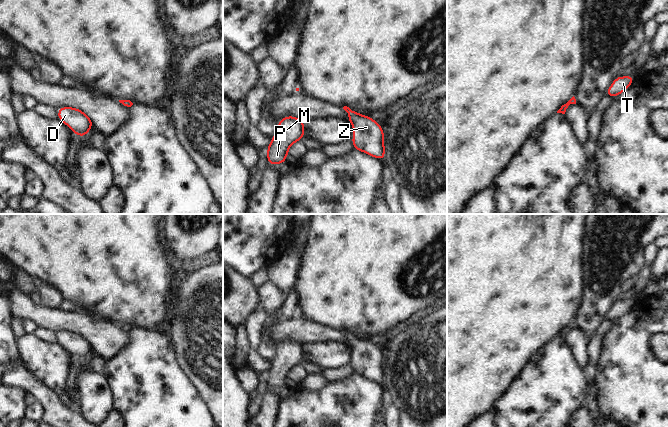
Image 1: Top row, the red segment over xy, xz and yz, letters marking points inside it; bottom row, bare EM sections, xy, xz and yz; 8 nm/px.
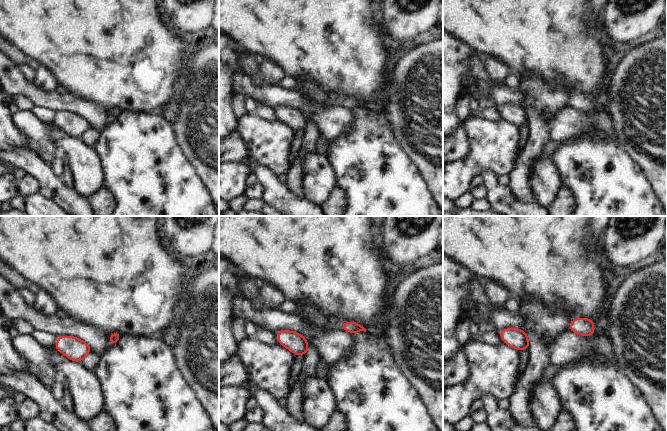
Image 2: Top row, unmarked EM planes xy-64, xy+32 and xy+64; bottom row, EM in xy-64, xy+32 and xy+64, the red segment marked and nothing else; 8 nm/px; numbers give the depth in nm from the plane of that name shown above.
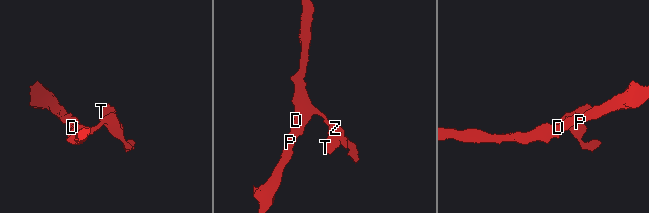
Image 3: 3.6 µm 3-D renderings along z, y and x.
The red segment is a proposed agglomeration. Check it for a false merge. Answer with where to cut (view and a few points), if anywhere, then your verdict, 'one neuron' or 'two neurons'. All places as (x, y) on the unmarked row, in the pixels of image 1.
no cut; one neuron

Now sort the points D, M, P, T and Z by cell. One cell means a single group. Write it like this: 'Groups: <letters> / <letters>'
Groups: D M P T Z

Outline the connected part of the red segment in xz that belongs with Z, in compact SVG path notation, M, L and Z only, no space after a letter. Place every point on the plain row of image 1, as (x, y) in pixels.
M344 330L343 333L348 337L349 346L354 352L354 360L352 362L354 373L385 385L382 351L370 340L358 338L347 330Z

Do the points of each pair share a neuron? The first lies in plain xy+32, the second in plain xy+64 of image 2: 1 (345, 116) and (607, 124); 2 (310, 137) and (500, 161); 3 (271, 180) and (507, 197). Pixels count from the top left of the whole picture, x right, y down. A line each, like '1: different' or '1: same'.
1: same
2: different
3: same

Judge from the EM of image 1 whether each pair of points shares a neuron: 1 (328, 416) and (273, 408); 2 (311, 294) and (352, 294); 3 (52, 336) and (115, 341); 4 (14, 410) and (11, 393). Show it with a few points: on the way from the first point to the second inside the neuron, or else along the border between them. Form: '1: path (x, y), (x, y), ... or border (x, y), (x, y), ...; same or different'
1: border (282, 401), (277, 416); different
2: path (321, 294), (342, 294); same
3: border (38, 327), (46, 327), (58, 332); different
4: path (12, 406), (11, 397); same

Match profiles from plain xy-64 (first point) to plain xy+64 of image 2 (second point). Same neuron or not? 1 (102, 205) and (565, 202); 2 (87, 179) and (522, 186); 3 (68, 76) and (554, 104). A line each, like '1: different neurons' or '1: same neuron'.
1: same neuron
2: different neurons
3: different neurons

